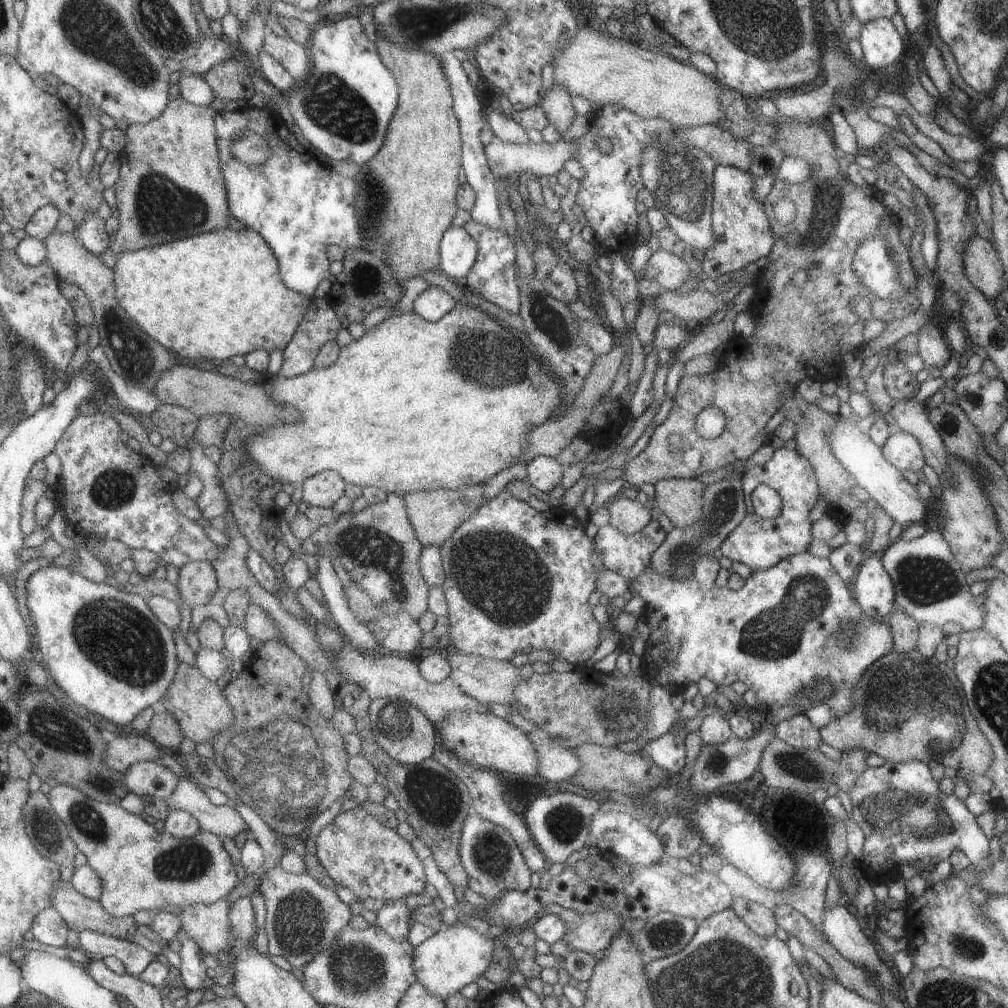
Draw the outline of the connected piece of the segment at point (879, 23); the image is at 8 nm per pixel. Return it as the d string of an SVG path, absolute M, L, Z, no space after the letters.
M876 18L860 25L858 36L862 60L874 71L895 65L906 51L906 43L897 34L890 19Z

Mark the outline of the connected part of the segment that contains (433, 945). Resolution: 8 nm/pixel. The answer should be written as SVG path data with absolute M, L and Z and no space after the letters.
M465 924L453 925L451 928L436 931L413 947L412 967L415 978L429 994L446 1001L460 988L474 982L487 968L492 950L499 945L497 939L483 937Z

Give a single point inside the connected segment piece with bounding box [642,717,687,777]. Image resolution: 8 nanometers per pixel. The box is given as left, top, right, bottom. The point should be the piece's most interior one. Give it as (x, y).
(666, 751)

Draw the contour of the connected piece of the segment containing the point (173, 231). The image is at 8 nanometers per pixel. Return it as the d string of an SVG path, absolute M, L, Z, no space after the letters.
M177 95L165 105L158 117L145 124L128 125L125 131L127 142L119 154L121 164L113 188L119 227L115 234L108 237L109 250L116 256L226 227L227 218L231 216L218 161L214 131L216 113L208 106L191 104Z

